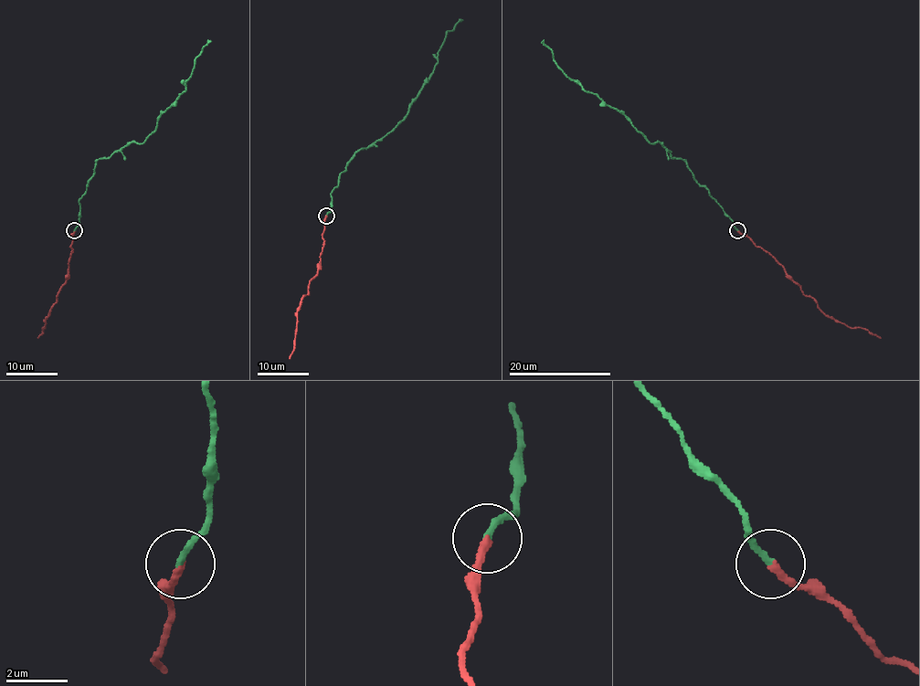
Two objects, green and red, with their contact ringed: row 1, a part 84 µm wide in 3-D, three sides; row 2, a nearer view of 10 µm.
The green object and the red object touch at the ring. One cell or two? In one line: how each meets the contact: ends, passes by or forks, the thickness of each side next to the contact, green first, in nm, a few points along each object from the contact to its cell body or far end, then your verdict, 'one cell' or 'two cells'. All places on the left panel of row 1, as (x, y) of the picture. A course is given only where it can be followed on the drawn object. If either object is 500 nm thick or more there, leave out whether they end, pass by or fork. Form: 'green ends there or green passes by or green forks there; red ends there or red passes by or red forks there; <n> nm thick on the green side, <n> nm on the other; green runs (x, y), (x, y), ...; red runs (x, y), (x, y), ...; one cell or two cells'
green ends there; red ends there; 220 nm thick on the green side, 240 nm on the other; green runs (74, 231), (96, 162), (142, 142), (154, 130), (211, 40); red runs (74, 231), (68, 279), (37, 338); two cells

